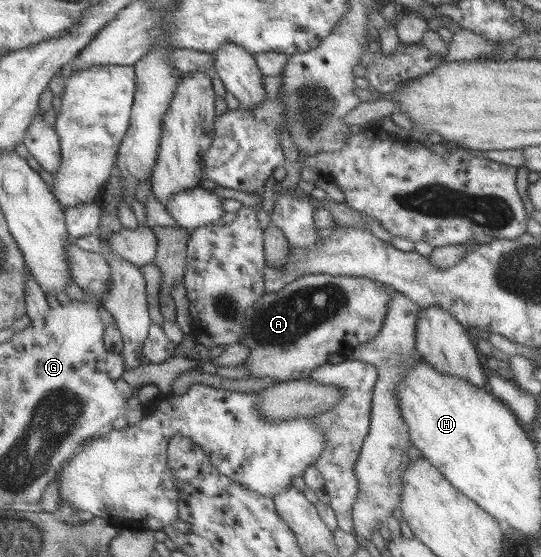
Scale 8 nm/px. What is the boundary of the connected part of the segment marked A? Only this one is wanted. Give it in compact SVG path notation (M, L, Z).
M324 274L316 275L304 275L296 281L286 284L279 292L264 292L261 298L258 298L251 306L245 311L243 315L242 330L241 330L241 344L248 348L248 357L246 358L246 370L248 370L248 378L272 378L274 382L293 381L309 378L310 373L317 369L318 366L322 366L328 360L328 354L338 354L338 350L341 344L348 344L356 347L360 344L365 344L373 340L382 327L387 312L387 301L389 300L389 292L387 288L381 283L378 284L375 281L368 278L356 277L356 276L332 276Z

